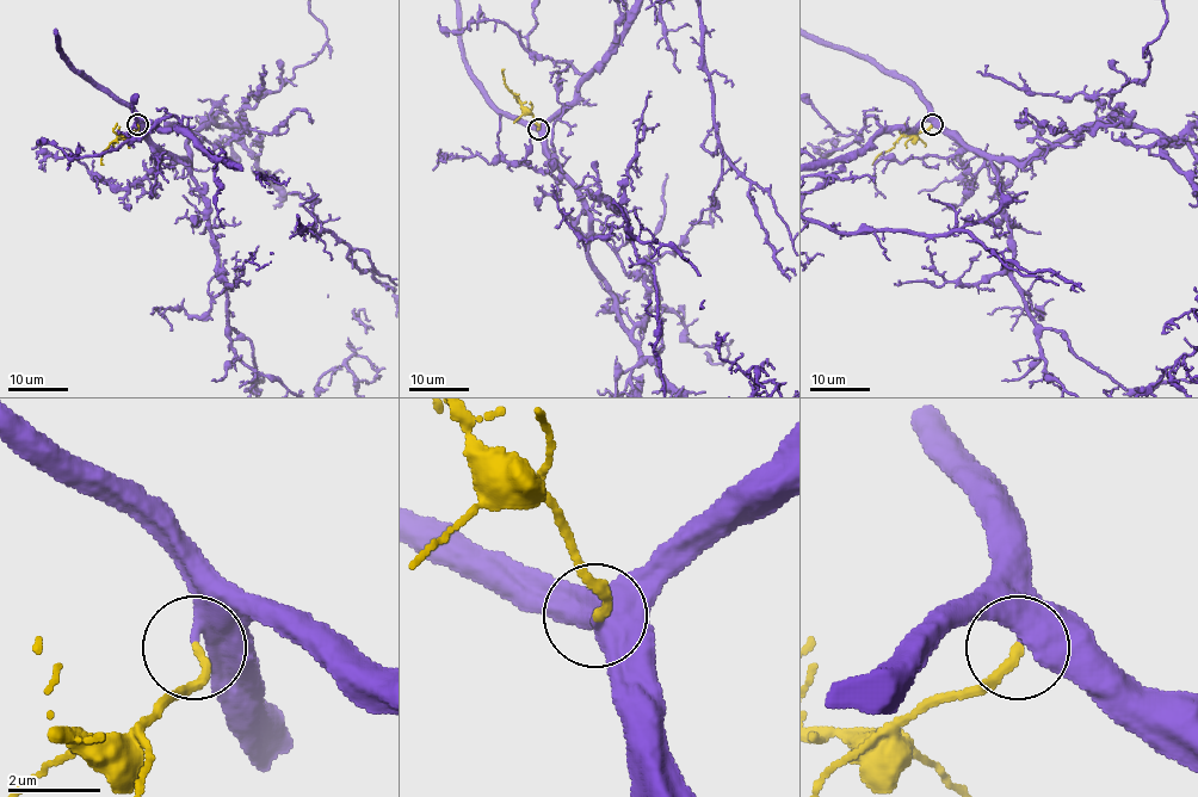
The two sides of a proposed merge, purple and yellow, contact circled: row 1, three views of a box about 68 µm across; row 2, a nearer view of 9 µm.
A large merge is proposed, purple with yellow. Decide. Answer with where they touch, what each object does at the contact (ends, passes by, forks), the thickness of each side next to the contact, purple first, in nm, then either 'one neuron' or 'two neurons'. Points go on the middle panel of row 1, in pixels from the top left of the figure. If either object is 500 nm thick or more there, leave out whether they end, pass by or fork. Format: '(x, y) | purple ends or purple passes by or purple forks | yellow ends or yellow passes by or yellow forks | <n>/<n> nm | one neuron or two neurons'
(538, 129) | purple ends | yellow ends | 460/200 nm | one neuron

